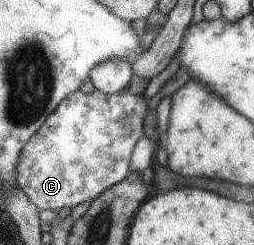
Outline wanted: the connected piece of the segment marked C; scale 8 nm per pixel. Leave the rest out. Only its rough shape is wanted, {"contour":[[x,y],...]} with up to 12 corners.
{"contour":[[67,95],[22,151],[40,211],[130,173],[149,100]]}

